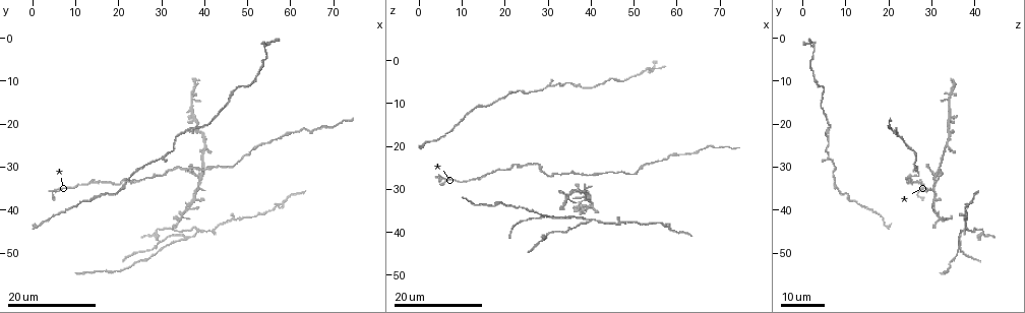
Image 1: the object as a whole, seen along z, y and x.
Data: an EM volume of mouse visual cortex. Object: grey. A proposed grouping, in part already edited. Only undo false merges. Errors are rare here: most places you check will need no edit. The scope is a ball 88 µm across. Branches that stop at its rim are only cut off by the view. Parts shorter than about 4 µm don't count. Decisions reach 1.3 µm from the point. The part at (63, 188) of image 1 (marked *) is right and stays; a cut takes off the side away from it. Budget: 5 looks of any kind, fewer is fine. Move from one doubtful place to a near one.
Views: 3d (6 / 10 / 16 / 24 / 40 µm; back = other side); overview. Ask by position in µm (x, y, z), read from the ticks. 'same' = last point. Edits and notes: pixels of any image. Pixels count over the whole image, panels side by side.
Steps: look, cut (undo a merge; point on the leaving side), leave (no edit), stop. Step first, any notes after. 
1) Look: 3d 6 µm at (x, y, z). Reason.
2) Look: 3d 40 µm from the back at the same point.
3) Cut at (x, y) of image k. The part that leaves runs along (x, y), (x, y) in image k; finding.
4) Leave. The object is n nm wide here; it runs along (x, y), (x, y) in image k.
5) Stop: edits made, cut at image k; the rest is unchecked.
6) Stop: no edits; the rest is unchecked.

Look: 3d 24 µm at (34.5, 42.5, 32.0). Thin arm on a thick one.

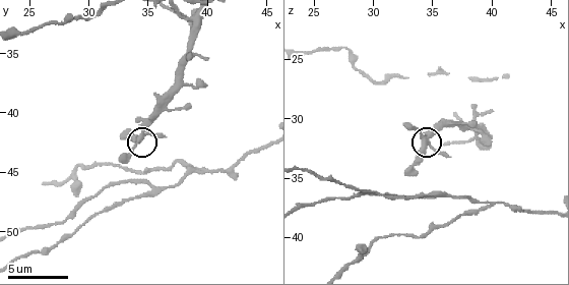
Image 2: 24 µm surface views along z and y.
Look: 3d 10 µm at (34.2, 42.4, 31.8).

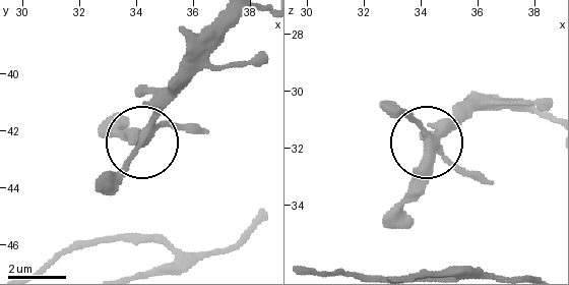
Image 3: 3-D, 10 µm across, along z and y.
Leave. The object is 300 nm wide here; continuous, no second neuron.

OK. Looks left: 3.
Look: 3d 6 µm at (38.6, 32.4, 31.6).

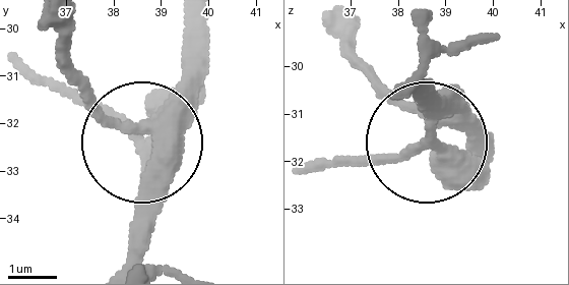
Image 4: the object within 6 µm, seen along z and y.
Leave. The object is 270 nm wide here; continuous, no second neuron.

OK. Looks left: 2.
Look: 3d 16 µm at (35.4, 46.8, 36.2). Three arms meet.

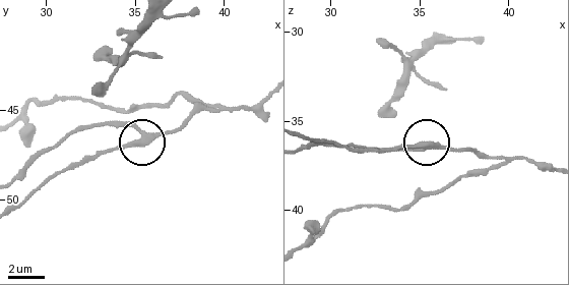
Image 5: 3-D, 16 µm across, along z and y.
Cut at (121, 123) of image 5. The part that leaves runs along (143, 131), (85, 127), (36, 155), (17, 172) in image 5; two neurons meet here.

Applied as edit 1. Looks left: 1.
Stop: edits made, cut at image 5; the rest is unchecked.

